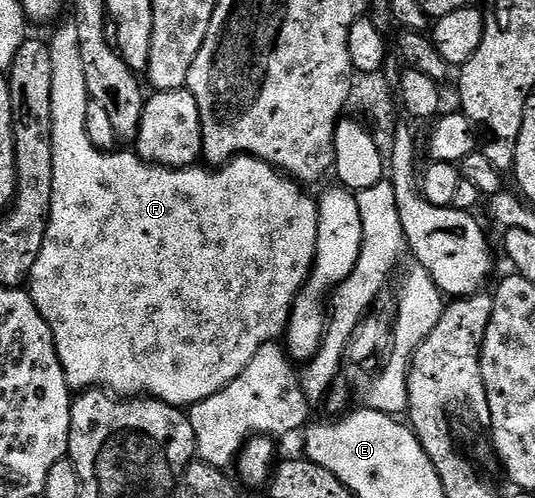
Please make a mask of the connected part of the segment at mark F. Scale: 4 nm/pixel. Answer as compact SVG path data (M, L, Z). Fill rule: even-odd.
M67 20L64 26L59 26L55 30L55 35L49 38L51 48L51 59L53 60L53 92L51 93L51 147L53 148L53 196L51 197L51 216L47 220L47 235L43 241L41 252L37 256L37 264L33 264L31 276L29 279L29 293L35 301L35 306L41 312L41 316L49 324L53 332L55 341L55 351L59 357L61 368L65 372L65 380L72 391L82 392L84 390L94 390L102 388L116 396L146 396L155 399L156 402L167 402L170 406L180 408L191 408L195 403L213 396L219 390L225 389L231 381L237 380L246 365L256 355L257 350L267 342L276 341L280 337L281 331L286 327L287 320L290 316L291 305L294 304L295 297L298 296L299 290L306 284L307 277L310 276L311 267L314 264L314 256L317 252L318 236L318 201L306 194L304 187L296 182L294 178L288 178L286 174L270 166L268 162L263 162L260 158L249 158L240 156L232 158L231 161L218 168L204 168L196 164L188 166L186 170L170 170L168 166L152 166L149 162L144 162L138 154L128 152L128 154L119 154L120 152L108 152L99 150L89 140L87 131L87 85L85 84L85 68L81 61L81 44L77 40L77 24L73 20Z

